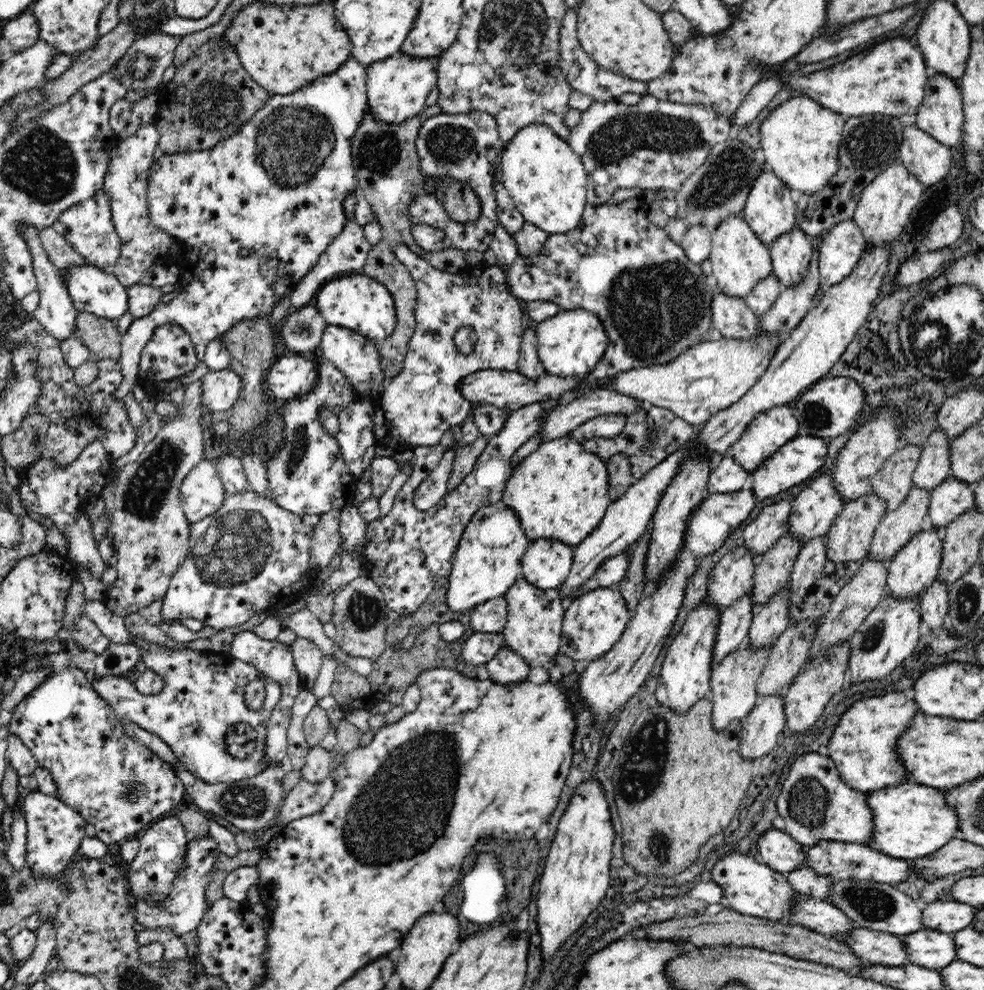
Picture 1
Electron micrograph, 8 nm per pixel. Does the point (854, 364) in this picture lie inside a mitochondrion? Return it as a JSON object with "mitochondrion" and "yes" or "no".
{"mitochondrion":"no"}

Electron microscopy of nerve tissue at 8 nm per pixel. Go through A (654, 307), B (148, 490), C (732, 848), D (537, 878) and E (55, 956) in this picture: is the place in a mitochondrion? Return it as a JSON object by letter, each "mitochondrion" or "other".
{"A":"mitochondrion","B":"mitochondrion","C":"other","D":"other","E":"other"}

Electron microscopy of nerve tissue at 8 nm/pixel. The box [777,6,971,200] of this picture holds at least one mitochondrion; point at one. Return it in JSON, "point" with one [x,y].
{"point":[875,138]}

